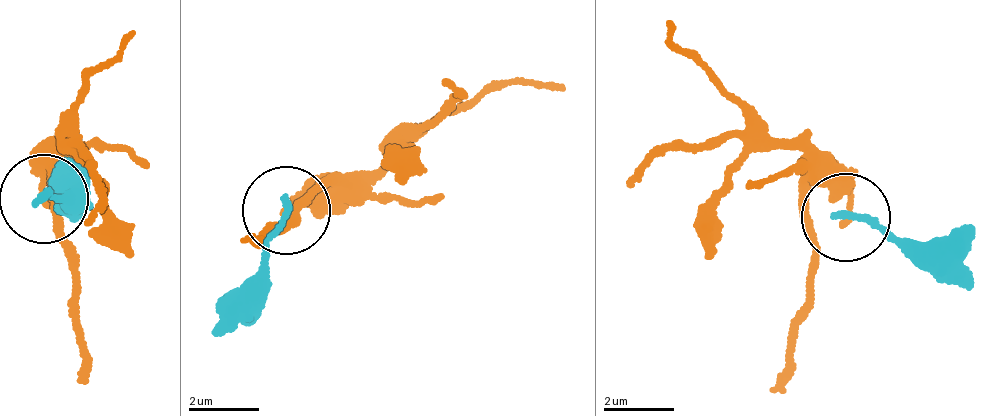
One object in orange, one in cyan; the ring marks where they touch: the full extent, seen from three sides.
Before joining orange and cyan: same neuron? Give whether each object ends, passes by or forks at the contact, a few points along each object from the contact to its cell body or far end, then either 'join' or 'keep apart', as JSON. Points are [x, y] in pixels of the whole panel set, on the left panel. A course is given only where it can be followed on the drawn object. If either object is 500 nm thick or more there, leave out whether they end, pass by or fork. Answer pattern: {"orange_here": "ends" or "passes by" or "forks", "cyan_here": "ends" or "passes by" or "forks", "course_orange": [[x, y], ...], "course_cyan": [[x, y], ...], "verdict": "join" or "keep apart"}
{"orange_here": "ends", "cyan_here": "ends", "course_orange": [[40, 201], [40, 167], [62, 147], [97, 64], [137, 33]], "course_cyan": [[40, 201], [73, 188], [74, 217]], "verdict": "keep apart"}

